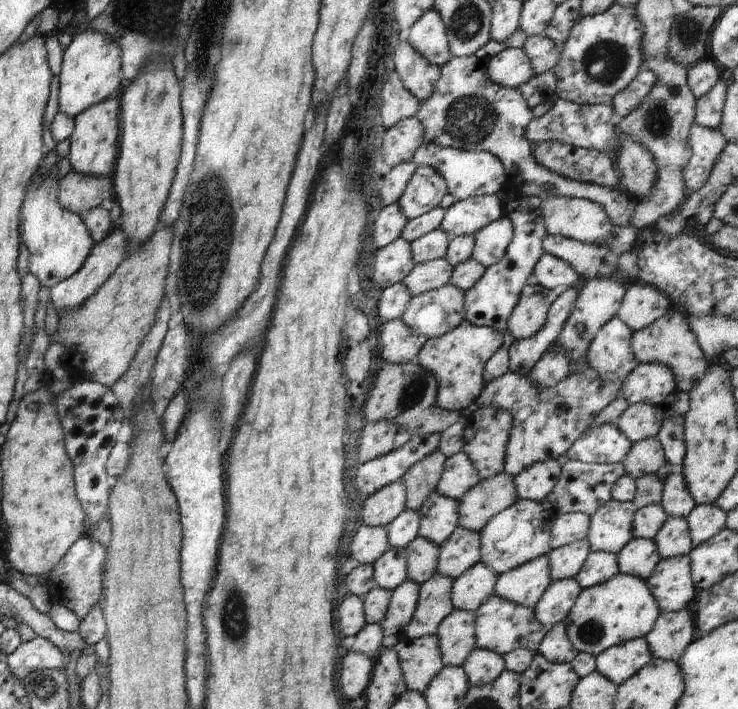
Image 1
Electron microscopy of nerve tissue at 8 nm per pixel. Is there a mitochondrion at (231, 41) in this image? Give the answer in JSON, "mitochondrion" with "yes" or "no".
{"mitochondrion":"yes"}

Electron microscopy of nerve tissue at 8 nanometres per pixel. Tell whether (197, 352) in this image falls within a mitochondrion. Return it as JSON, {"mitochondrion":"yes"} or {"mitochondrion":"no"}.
{"mitochondrion":"yes"}

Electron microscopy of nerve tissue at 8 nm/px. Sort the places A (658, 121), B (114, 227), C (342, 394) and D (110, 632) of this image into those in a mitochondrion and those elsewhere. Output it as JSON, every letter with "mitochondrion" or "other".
{"A":"mitochondrion","B":"other","C":"other","D":"other"}

